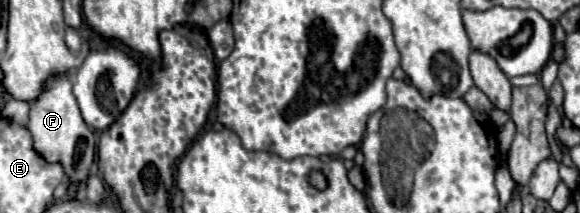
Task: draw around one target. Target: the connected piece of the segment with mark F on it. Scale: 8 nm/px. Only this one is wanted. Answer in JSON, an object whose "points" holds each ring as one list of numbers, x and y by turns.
{"points":[[54,76,46,82,42,96,30,106,28,130,32,134,32,144,38,156,42,156,42,160,46,160,48,164,60,164,64,168,66,178,70,180,70,186,86,182,94,162,96,136,78,112,78,104,74,100,68,76]]}

